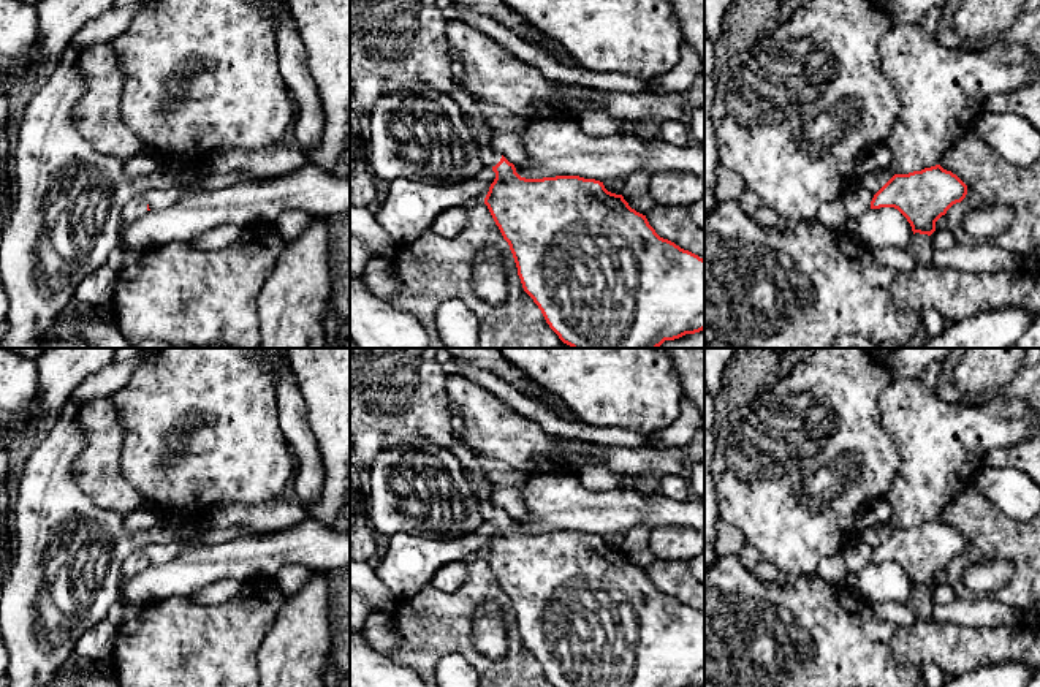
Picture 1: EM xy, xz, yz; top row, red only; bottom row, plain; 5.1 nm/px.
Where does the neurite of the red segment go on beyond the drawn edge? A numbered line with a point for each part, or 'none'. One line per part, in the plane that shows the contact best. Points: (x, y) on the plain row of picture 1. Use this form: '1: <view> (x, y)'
1: xz (491, 512)

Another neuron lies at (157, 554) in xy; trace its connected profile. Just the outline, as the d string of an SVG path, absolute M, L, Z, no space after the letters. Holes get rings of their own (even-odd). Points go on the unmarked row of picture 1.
M177 540L169 545L149 545L142 548L142 551L146 552L150 565L161 565L179 556L188 541L190 540Z

